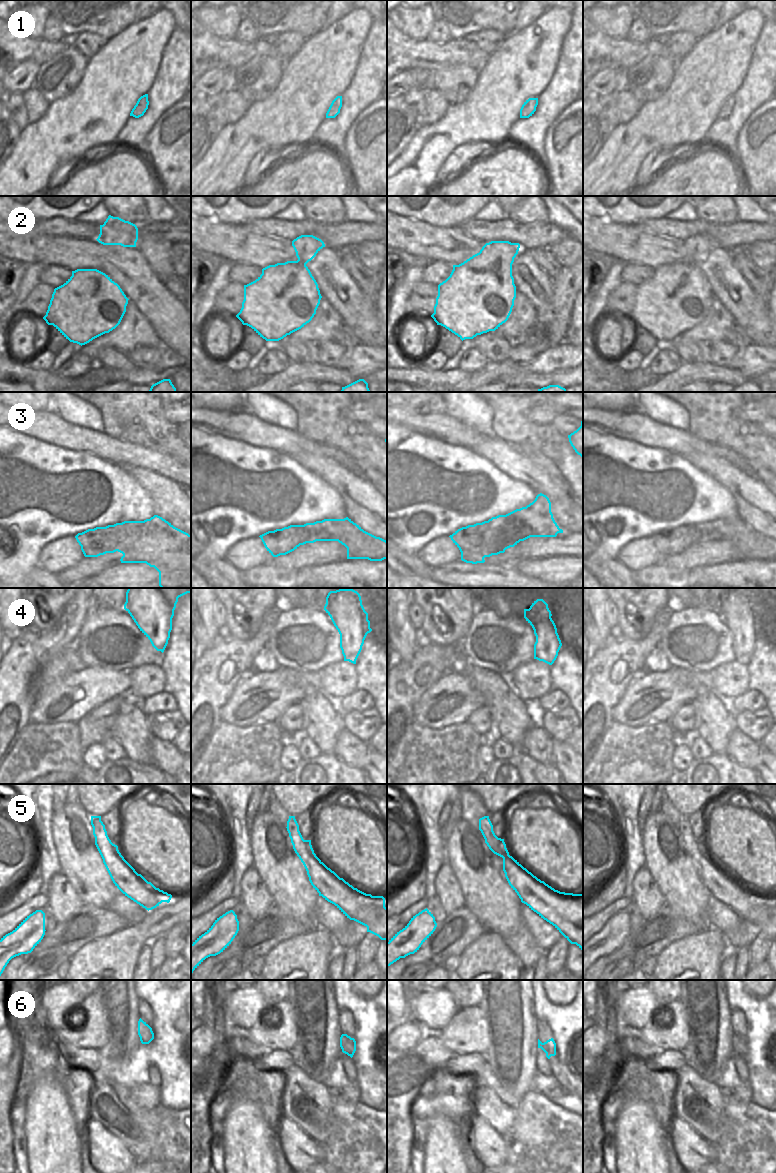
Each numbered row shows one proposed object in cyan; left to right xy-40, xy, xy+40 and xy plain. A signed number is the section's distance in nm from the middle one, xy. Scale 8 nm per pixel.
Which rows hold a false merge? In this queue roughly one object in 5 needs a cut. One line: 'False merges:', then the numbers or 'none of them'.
False merges: none of them

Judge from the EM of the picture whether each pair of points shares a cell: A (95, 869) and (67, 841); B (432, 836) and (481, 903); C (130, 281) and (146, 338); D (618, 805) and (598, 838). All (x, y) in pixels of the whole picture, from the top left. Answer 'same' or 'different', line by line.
A: same
B: different
C: different
D: different

